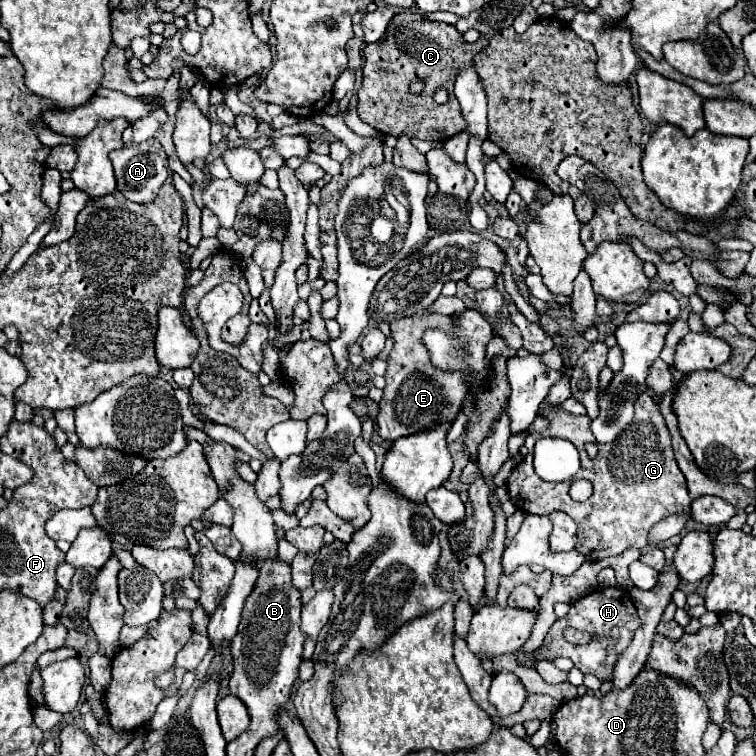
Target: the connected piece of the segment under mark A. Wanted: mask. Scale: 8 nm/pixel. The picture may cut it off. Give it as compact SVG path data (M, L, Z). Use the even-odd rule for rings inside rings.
M124 145L110 153L118 191L134 203L148 203L156 199L160 185L168 177L166 161L152 151L140 151L134 145Z

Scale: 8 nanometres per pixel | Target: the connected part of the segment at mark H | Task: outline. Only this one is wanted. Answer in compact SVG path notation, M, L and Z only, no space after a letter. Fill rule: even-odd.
M620 587L596 589L596 591L588 593L586 597L574 601L568 615L564 619L558 619L550 627L550 631L546 635L548 638L544 640L542 647L537 650L536 657L538 660L548 661L557 657L572 659L574 665L582 673L590 673L590 675L596 675L600 681L606 681L606 679L612 679L617 655L626 649L626 645L630 645L630 641L634 637L634 631L638 627L640 627L640 617L636 613L636 607L634 607L628 591L624 591ZM564 625L572 625L580 631L588 631L592 635L592 640L586 645L574 645L566 642L565 639L554 639L554 637L562 637Z

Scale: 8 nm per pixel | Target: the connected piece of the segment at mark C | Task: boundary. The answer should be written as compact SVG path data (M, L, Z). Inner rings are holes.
M398 13L380 41L364 45L364 81L358 89L360 103L356 109L360 119L384 135L446 141L466 129L460 103L452 89L456 73L460 73L460 67L470 67L472 57L474 45L466 43L454 25L428 21L420 13ZM414 81L424 83L418 95L410 91L410 83ZM440 87L448 91L448 103L444 105L434 101L434 93Z

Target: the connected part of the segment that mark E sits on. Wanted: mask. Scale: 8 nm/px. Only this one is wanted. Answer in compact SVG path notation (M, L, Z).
M428 313L428 315L412 315L400 317L390 323L394 335L394 349L388 357L388 371L386 371L386 387L384 397L380 399L380 413L376 417L378 435L382 439L396 441L400 437L408 437L430 427L448 423L454 425L458 413L466 397L470 395L470 371L444 371L432 365L430 353L422 343L422 335L426 329L438 329L446 335L456 331L452 315Z

